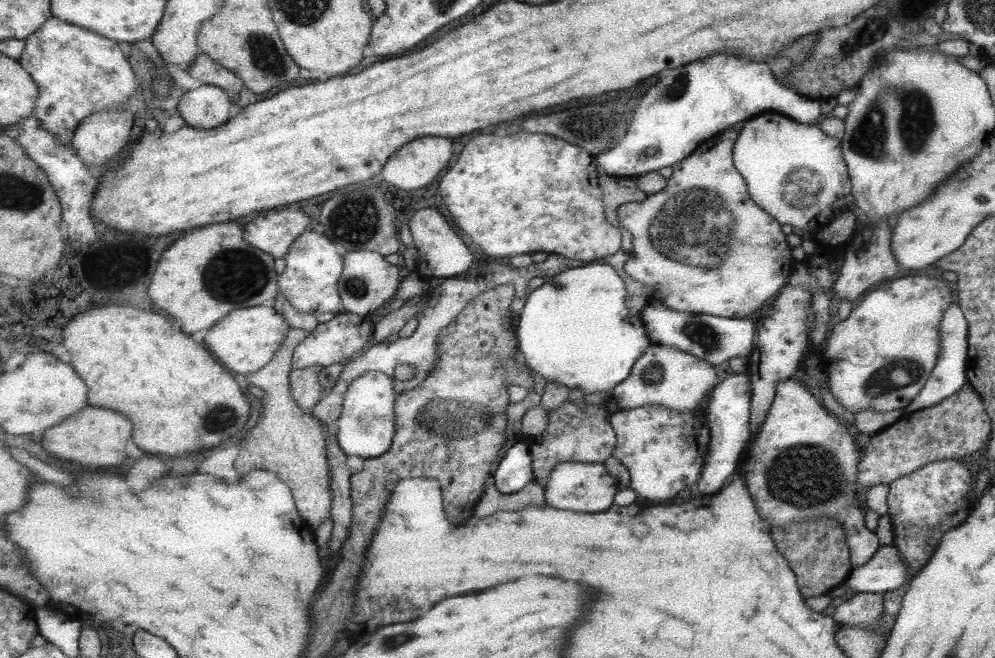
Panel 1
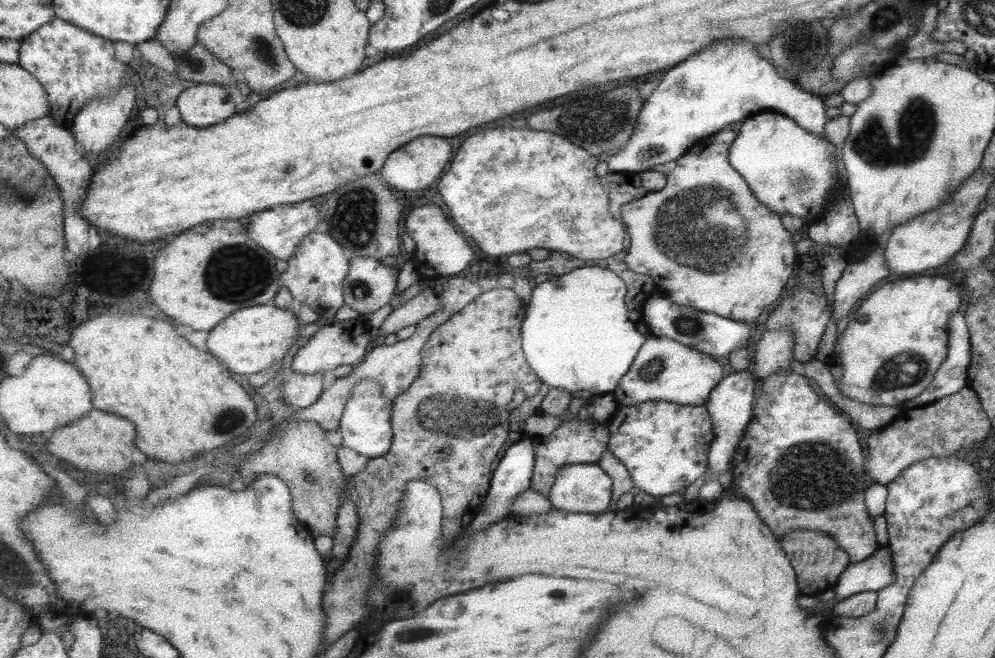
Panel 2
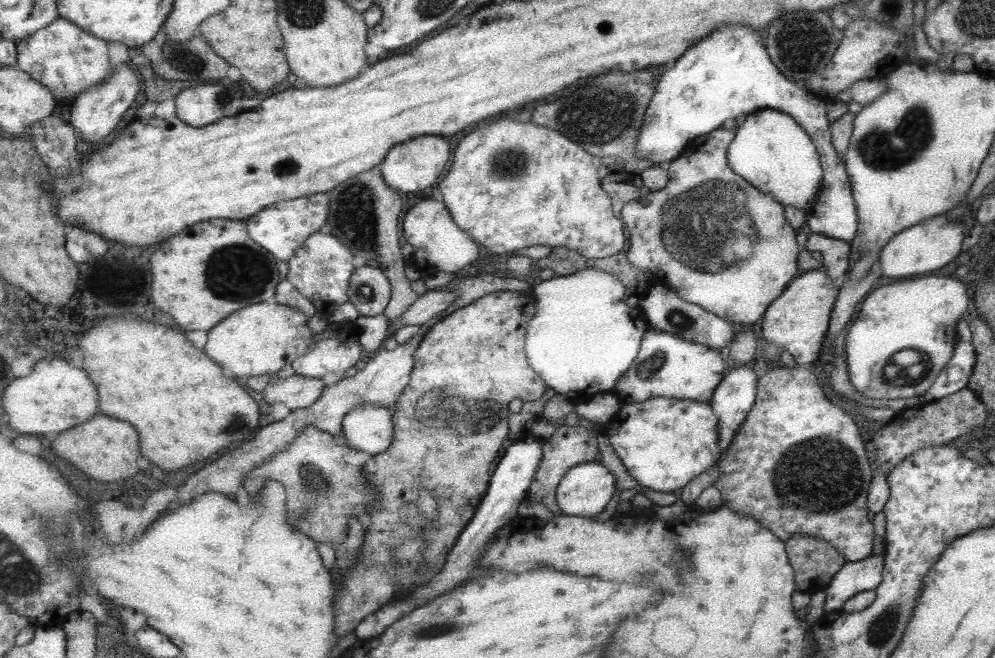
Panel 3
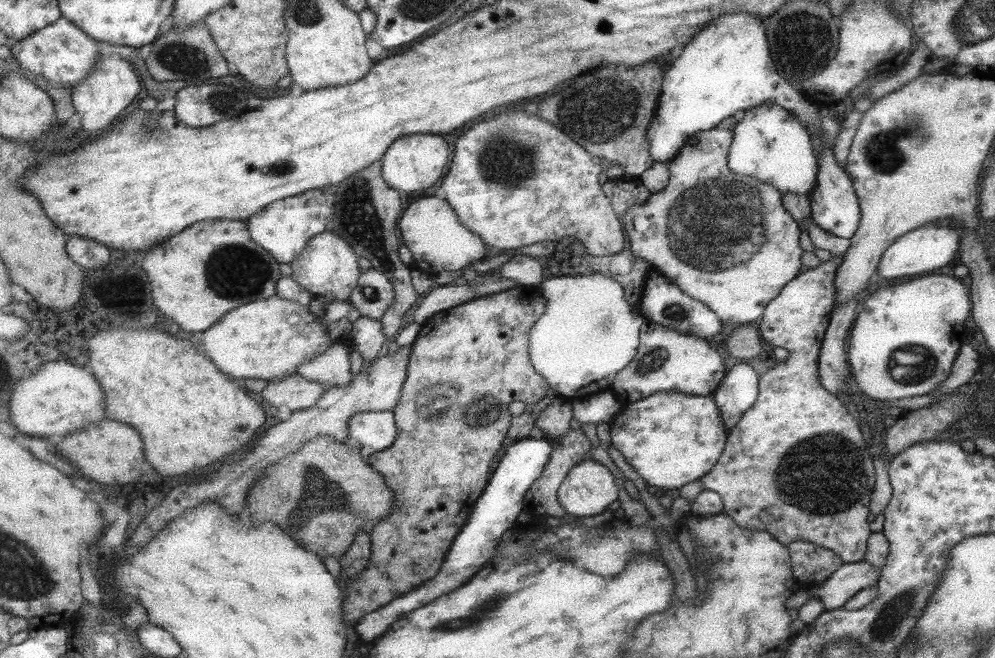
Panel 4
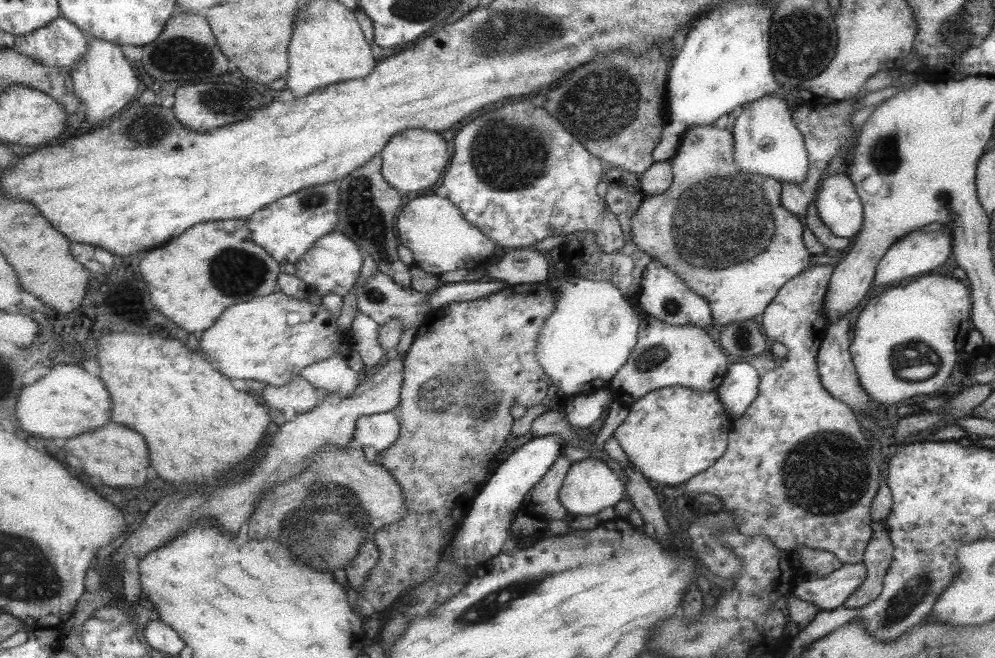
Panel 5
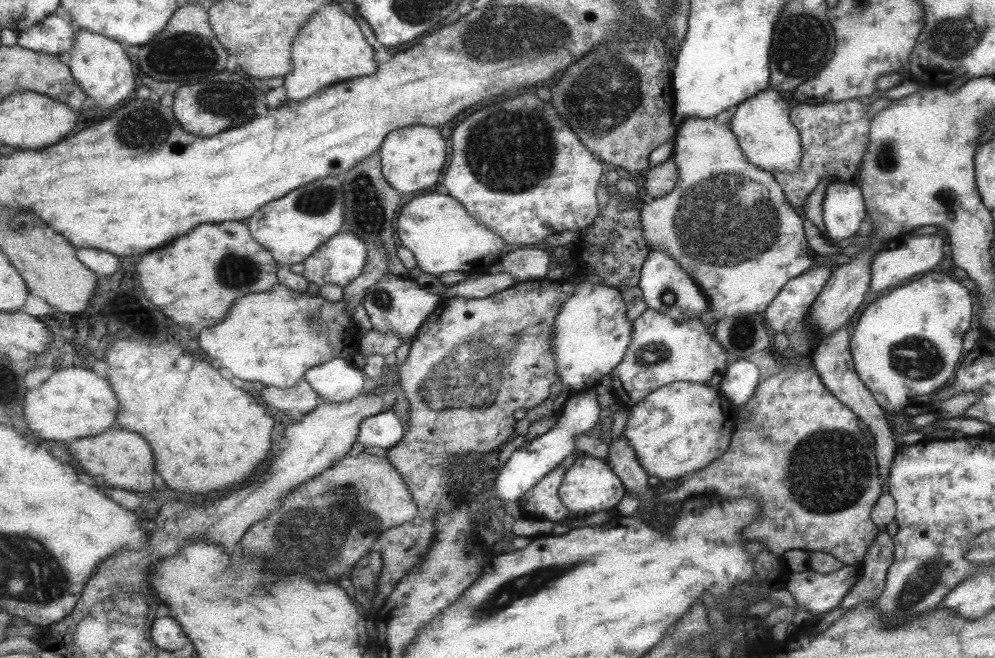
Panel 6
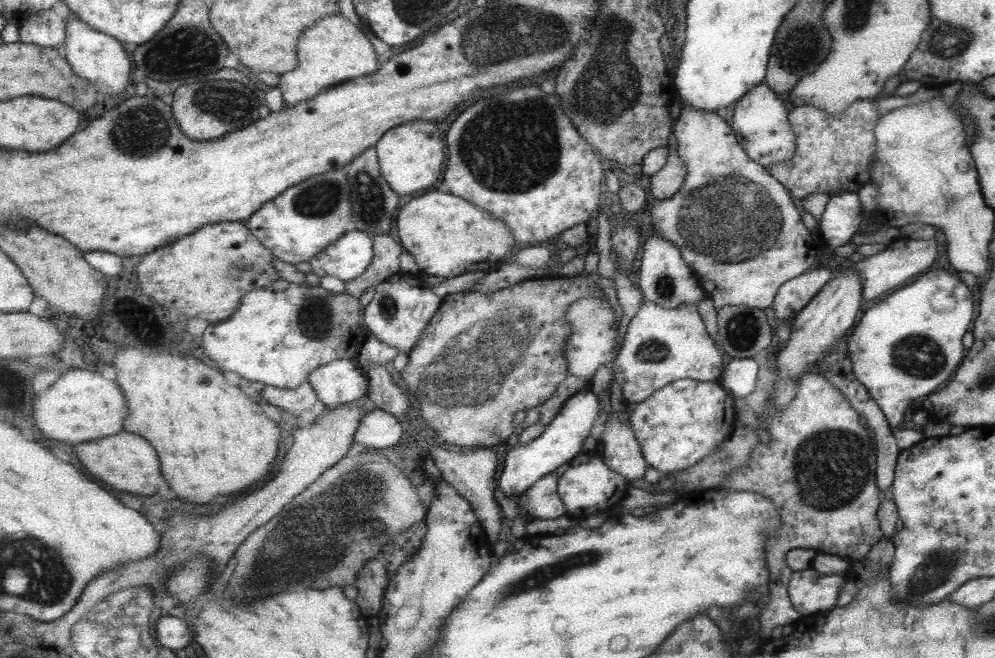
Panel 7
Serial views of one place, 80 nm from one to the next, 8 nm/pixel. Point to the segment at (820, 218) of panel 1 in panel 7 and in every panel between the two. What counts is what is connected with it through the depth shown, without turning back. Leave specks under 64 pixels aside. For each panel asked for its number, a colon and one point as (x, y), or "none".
2: (788, 170)
3: (770, 150)
4: (768, 143)
5: (767, 142)
6: (762, 124)
7: (759, 120)

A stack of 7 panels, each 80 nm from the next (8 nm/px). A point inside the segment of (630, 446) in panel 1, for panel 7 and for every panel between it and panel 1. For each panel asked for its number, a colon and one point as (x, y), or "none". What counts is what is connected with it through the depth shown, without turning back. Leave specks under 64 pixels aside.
2: (664, 446)
3: (663, 443)
4: (669, 438)
5: (670, 435)
6: (681, 427)
7: (685, 421)

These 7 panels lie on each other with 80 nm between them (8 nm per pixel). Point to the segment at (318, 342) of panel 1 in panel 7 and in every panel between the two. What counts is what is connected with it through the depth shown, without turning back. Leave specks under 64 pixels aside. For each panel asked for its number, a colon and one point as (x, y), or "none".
2: (339, 343)
3: (337, 354)
4: (333, 367)
5: (335, 376)
6: (338, 380)
7: (343, 381)

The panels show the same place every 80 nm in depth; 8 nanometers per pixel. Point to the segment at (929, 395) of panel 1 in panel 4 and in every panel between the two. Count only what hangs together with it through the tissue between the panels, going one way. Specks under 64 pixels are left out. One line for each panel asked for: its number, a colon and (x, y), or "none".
2: (952, 375)
3: (955, 375)
4: (968, 362)

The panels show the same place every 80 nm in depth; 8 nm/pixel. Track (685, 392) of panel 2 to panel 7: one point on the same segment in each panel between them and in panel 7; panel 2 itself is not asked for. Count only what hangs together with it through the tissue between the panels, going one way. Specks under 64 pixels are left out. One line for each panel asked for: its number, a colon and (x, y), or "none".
3: (666, 366)
4: (667, 360)
5: (664, 355)
6: (662, 350)
7: (661, 345)

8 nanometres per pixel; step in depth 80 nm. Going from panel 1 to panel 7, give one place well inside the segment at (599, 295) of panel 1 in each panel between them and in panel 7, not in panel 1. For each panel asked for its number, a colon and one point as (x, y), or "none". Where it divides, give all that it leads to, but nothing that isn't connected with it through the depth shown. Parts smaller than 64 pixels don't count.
2: (576, 335)
3: (582, 338)
4: (588, 333)
5: (581, 346)
6: (591, 333)
7: (591, 342)

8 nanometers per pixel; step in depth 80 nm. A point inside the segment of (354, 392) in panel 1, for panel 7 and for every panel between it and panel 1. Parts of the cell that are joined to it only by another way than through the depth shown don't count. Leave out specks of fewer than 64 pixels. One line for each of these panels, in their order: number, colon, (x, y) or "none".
2: (366, 427)
3: (370, 428)
4: (378, 430)
5: (381, 431)
6: (385, 430)
7: (379, 429)

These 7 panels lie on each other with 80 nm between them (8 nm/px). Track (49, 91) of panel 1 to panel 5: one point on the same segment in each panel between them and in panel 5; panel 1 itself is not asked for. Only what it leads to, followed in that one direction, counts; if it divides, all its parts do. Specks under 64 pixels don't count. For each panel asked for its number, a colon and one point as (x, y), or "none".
2: (75, 65)
3: (68, 59)
4: (63, 53)
5: (62, 43)

